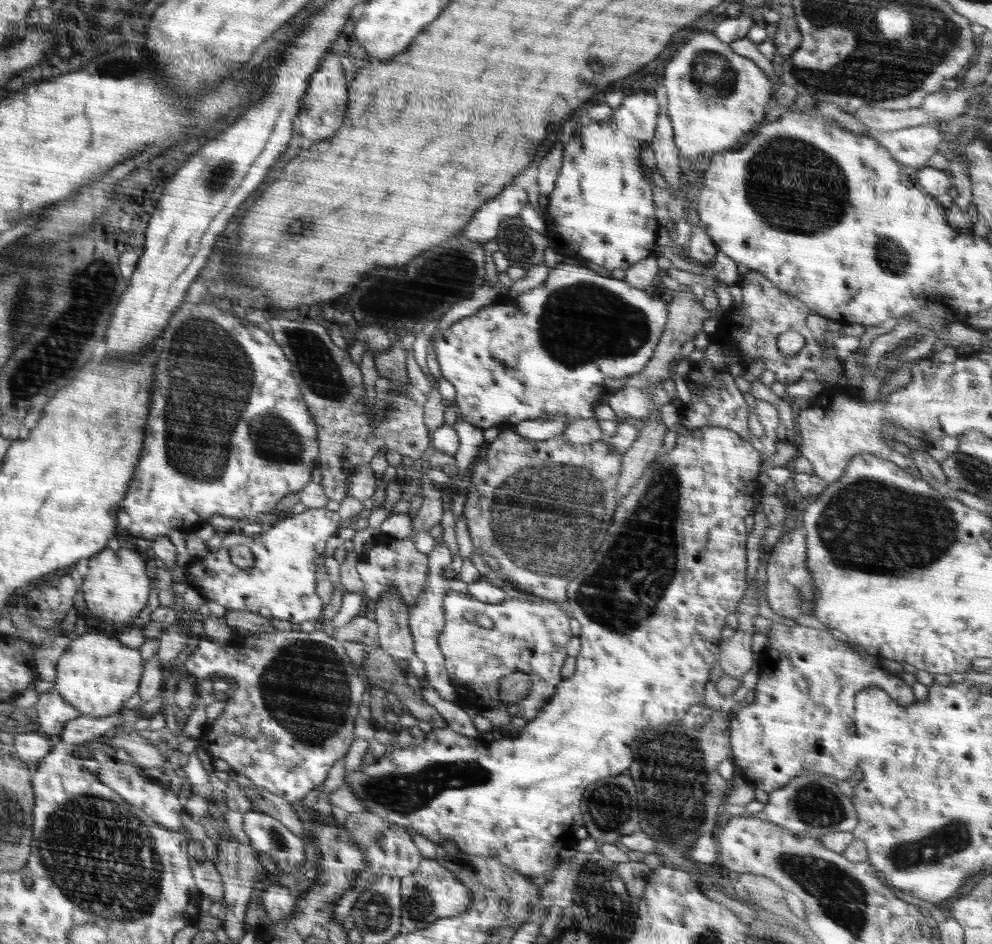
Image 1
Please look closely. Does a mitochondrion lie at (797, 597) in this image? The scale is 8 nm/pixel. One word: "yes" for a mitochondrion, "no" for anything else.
yes

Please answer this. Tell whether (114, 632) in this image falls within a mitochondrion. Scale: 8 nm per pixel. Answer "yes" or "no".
no

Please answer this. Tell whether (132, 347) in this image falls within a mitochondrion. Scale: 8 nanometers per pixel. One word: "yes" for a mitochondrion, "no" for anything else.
no

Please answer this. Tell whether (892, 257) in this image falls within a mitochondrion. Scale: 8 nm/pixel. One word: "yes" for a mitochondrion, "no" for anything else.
yes

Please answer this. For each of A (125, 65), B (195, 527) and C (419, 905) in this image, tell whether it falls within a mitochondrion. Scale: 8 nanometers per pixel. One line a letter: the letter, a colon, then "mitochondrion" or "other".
A: mitochondrion
B: other
C: mitochondrion

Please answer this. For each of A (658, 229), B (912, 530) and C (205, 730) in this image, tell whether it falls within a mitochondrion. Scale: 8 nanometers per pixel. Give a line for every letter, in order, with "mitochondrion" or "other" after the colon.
A: other
B: mitochondrion
C: other

